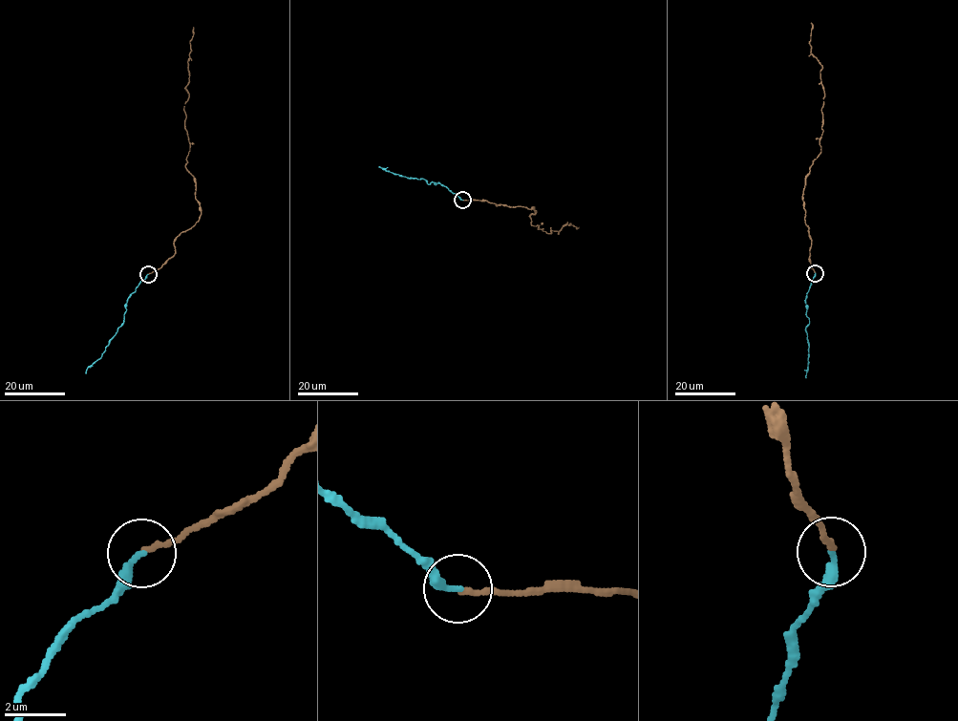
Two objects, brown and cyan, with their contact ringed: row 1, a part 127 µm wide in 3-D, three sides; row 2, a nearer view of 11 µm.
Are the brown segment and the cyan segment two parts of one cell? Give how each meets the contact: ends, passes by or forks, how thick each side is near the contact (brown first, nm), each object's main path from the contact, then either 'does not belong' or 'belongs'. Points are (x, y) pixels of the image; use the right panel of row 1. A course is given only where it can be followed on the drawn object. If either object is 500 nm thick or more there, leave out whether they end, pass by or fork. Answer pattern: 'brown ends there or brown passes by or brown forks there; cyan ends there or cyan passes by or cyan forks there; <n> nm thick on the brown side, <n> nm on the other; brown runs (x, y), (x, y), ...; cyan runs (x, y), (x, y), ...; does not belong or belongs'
brown ends there; cyan ends there; 200 nm thick on the brown side, 280 nm on the other; brown runs (815, 272), (802, 194), (805, 178), (820, 152), (824, 95), (822, 65), (811, 53), (810, 23); cyan runs (815, 273), (805, 299), (809, 319), (805, 328), (809, 355), (806, 378); belongs

